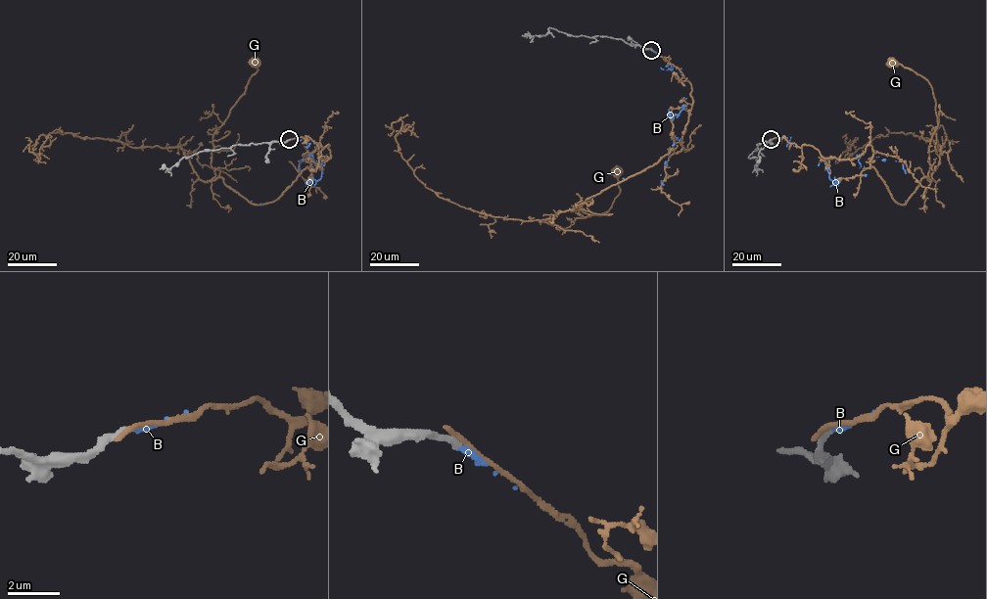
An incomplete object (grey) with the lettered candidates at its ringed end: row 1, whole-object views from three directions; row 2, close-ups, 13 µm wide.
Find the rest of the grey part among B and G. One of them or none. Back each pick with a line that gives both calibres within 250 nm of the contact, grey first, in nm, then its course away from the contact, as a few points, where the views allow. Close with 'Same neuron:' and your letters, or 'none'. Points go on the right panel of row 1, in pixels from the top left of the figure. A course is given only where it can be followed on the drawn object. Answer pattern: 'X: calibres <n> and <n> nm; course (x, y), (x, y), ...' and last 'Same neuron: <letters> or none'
B: calibres 280 and 200 nm; course (771, 140), (790, 140), (789, 146), (825, 161), (829, 178), (837, 182), (882, 161), (901, 161), (906, 201)
Same neuron: B

